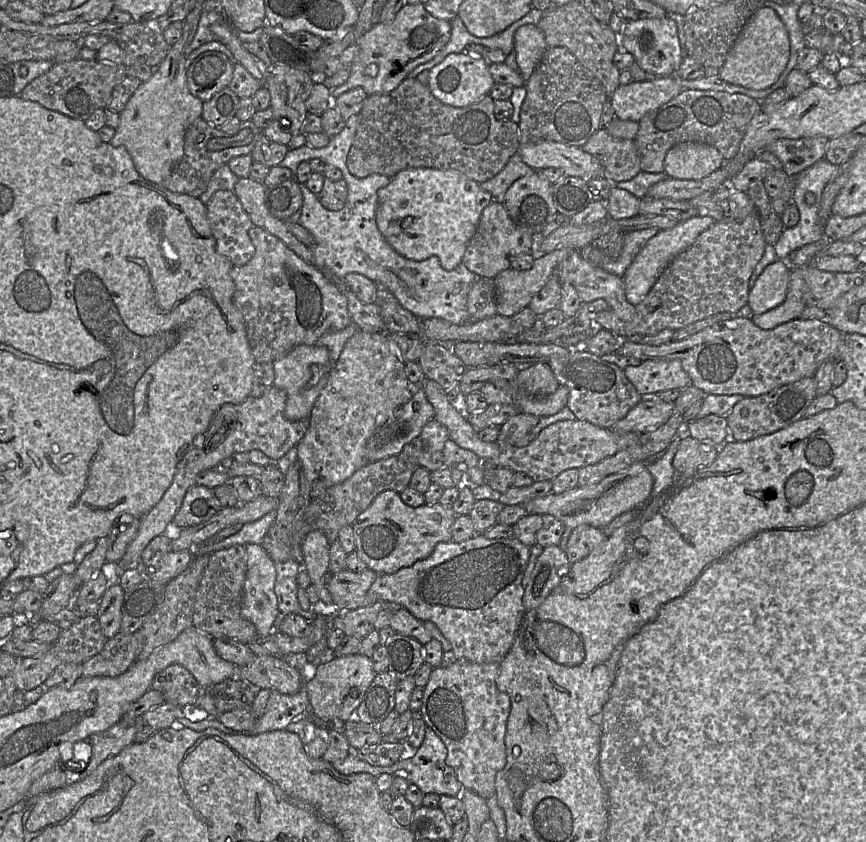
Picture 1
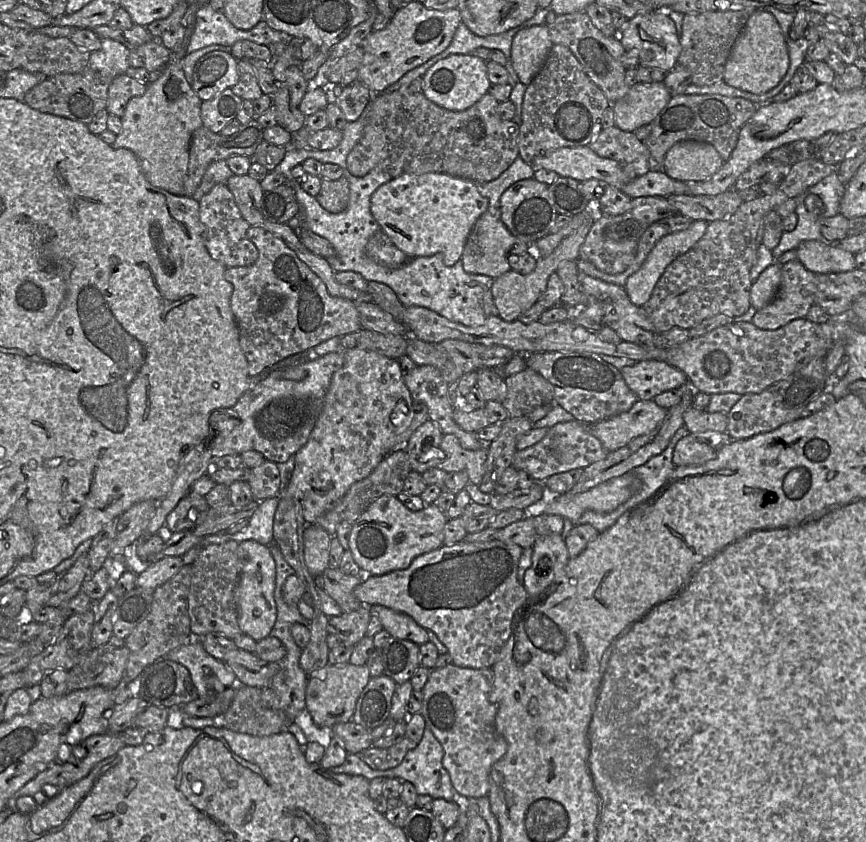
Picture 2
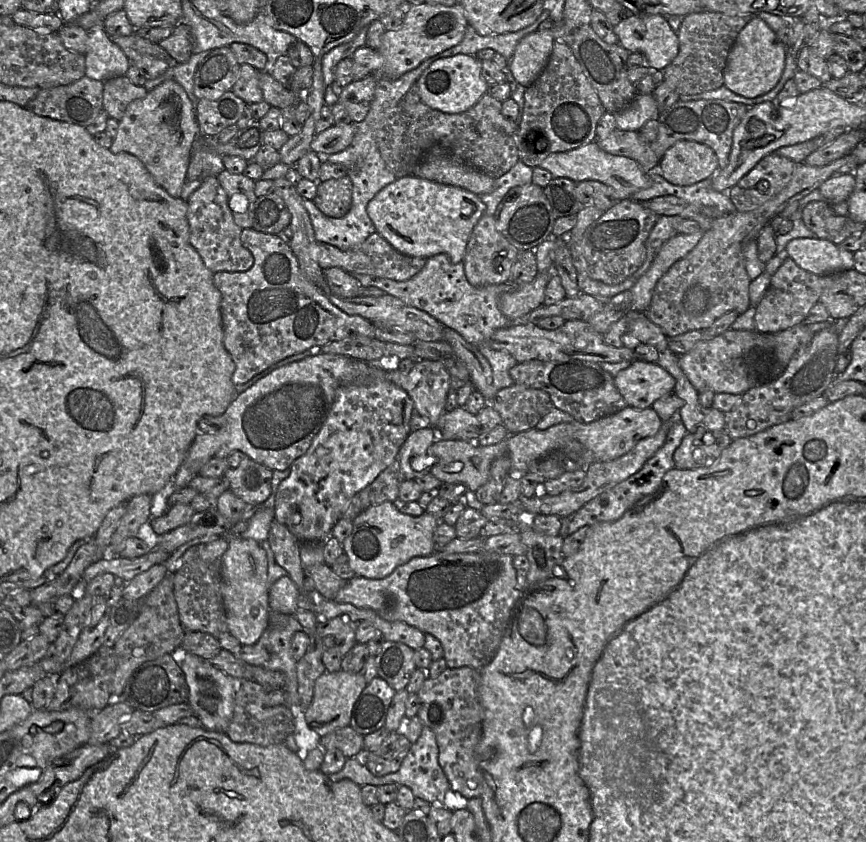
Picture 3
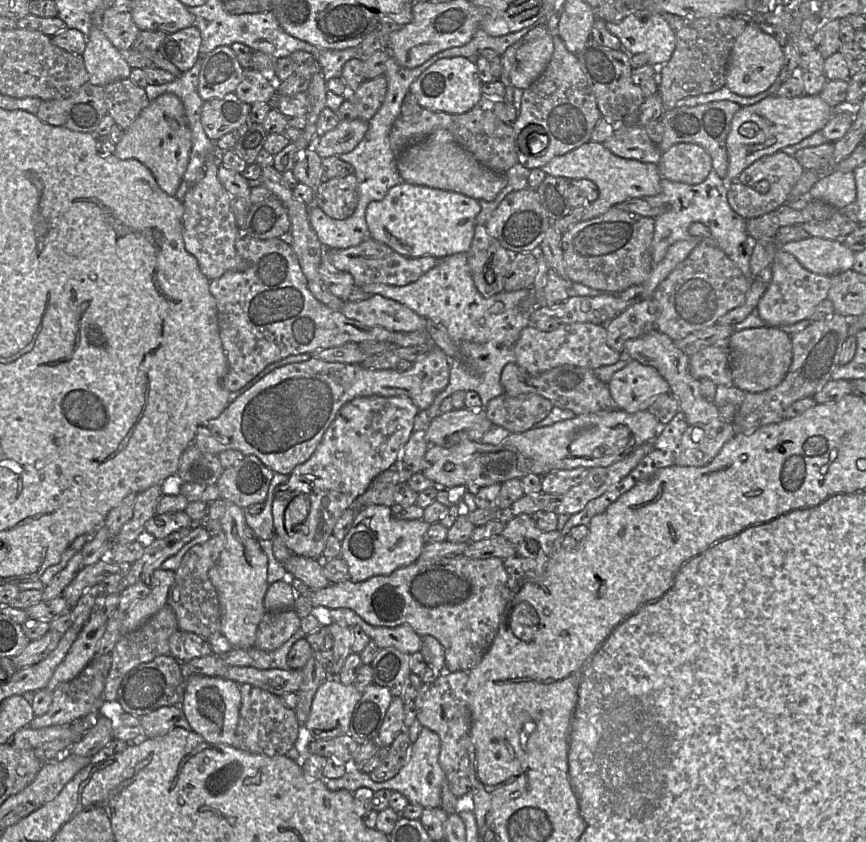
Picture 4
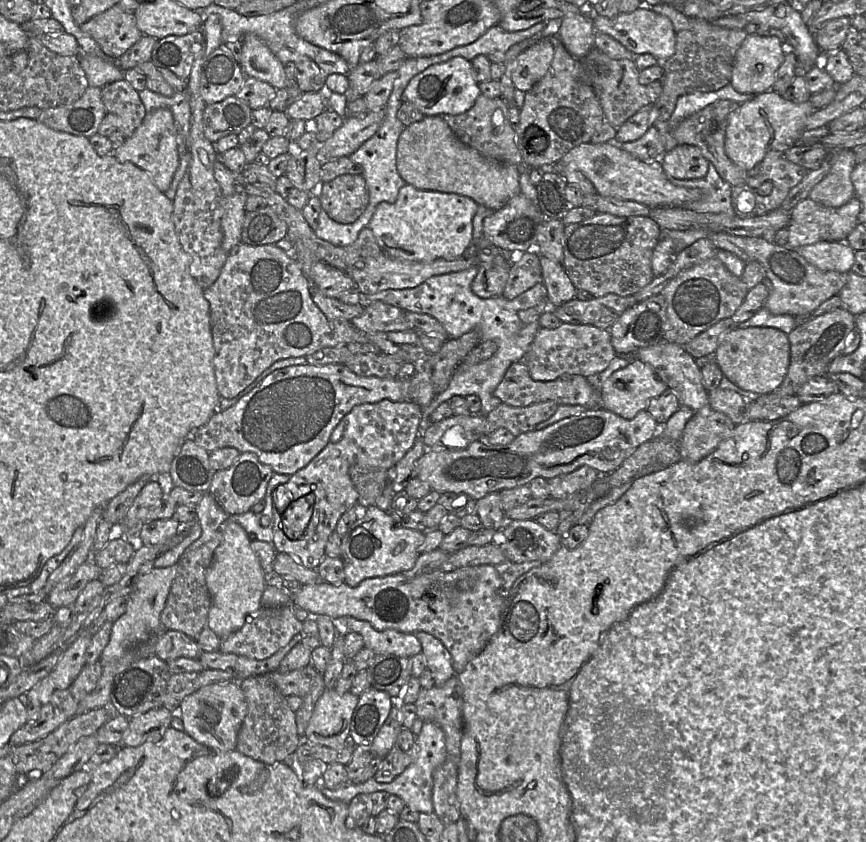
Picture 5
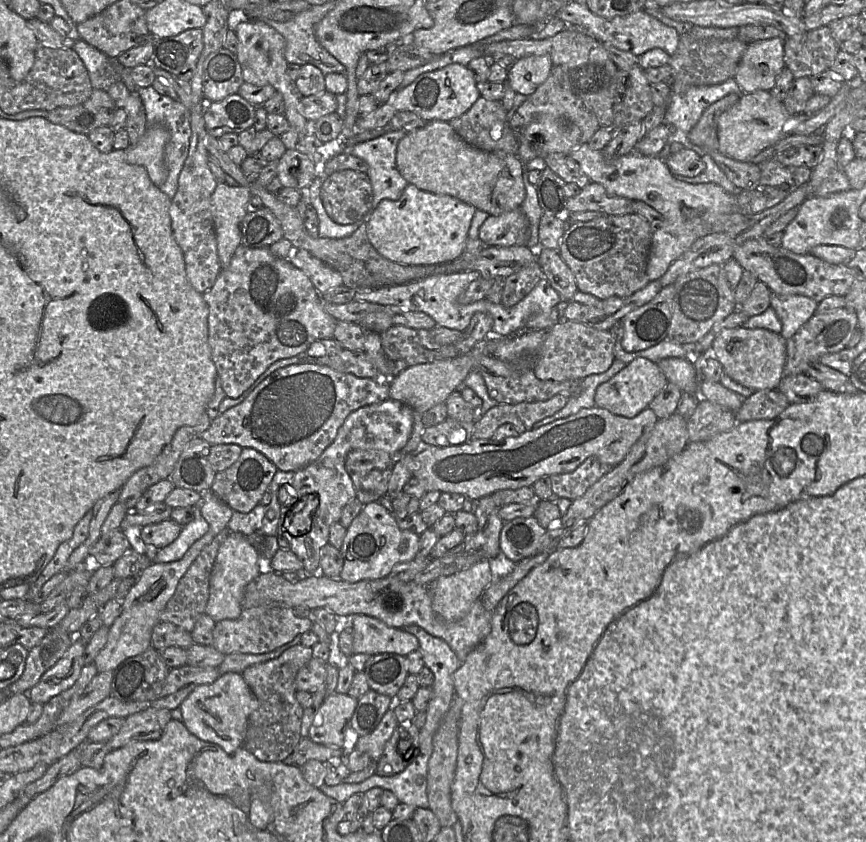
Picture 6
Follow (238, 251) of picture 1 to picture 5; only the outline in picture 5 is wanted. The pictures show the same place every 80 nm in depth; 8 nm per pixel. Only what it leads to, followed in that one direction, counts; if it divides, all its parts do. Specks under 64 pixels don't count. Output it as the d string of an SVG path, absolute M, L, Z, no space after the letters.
M210 14L201 25L203 48L195 59L188 77L187 92L190 99L190 153L191 160L182 180L178 185L173 200L172 219L176 235L183 250L191 257L190 274L203 289L210 287L220 275L227 260L228 252L222 247L223 232L223 193L214 176L214 163L219 159L214 143L204 135L203 111L206 106L200 95L200 76L206 57L222 44L222 22L217 14Z

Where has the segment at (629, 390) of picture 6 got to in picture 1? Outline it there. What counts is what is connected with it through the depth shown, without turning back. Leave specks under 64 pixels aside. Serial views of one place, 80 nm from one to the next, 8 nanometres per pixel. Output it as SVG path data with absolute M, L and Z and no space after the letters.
M678 359L646 360L638 366L628 366L624 373L643 397L670 389L683 390L691 383Z

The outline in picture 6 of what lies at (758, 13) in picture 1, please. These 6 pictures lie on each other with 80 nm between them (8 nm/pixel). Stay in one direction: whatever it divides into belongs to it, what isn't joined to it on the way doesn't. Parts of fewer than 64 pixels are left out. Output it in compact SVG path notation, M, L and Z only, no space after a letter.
M759 40L748 44L734 79L744 93L770 91L784 67L784 40Z

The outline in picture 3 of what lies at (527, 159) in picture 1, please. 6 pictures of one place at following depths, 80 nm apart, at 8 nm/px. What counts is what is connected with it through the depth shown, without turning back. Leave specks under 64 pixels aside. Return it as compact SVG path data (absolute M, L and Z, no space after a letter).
M595 141L569 151L553 153L541 162L540 167L548 170L553 178L568 178L575 183L591 180L601 182L613 189L618 200L631 198L633 194L650 184L649 173L643 172L635 160L609 154Z

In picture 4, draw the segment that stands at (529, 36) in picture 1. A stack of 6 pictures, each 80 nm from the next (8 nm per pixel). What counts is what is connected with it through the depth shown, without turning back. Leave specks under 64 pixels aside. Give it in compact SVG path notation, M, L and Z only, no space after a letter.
M554 34L527 42L516 52L510 71L510 81L515 88L530 87L546 70L554 51Z

